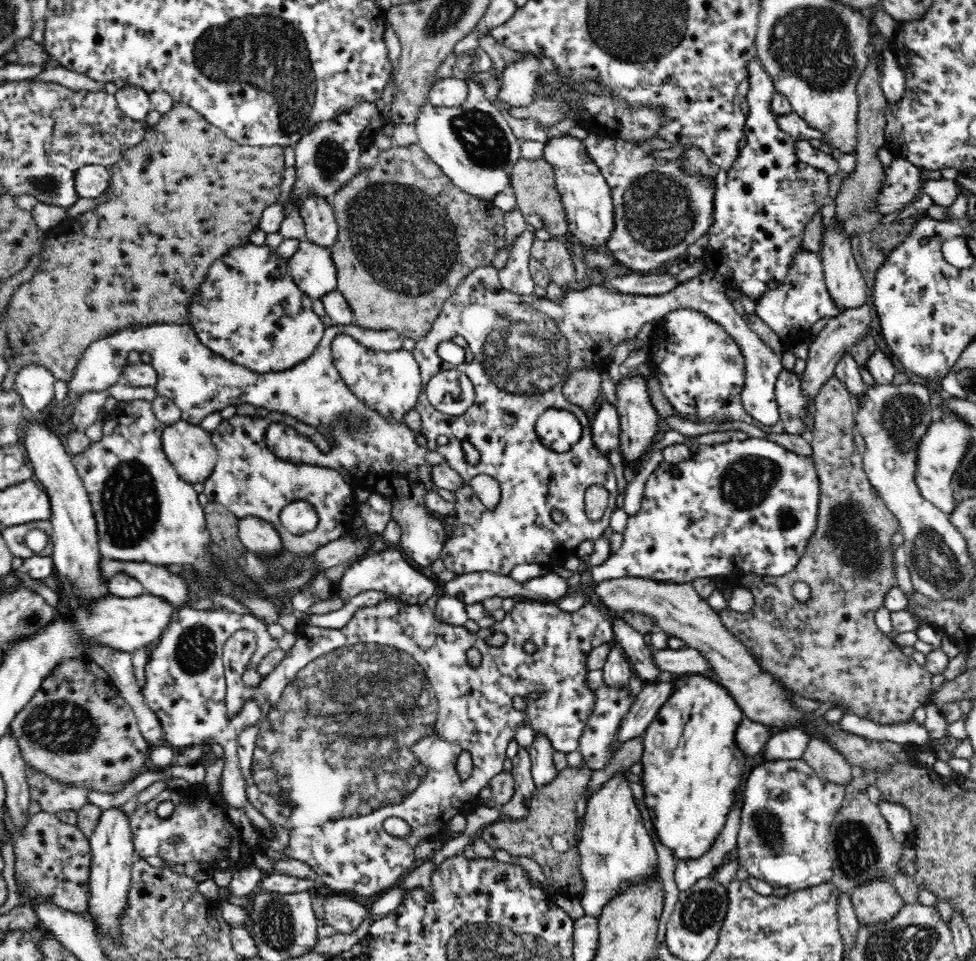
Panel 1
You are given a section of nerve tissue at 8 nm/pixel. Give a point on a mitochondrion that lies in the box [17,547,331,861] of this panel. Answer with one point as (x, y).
(59, 726)

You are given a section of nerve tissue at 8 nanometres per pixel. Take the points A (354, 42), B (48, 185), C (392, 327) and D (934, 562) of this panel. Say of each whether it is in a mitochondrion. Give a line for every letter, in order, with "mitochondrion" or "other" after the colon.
A: other
B: mitochondrion
C: other
D: mitochondrion

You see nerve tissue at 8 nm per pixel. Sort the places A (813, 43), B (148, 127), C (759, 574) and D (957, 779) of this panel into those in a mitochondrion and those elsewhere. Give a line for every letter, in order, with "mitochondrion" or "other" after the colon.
A: mitochondrion
B: other
C: other
D: other

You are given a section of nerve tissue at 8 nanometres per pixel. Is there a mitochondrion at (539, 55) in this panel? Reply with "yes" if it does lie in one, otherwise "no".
no

